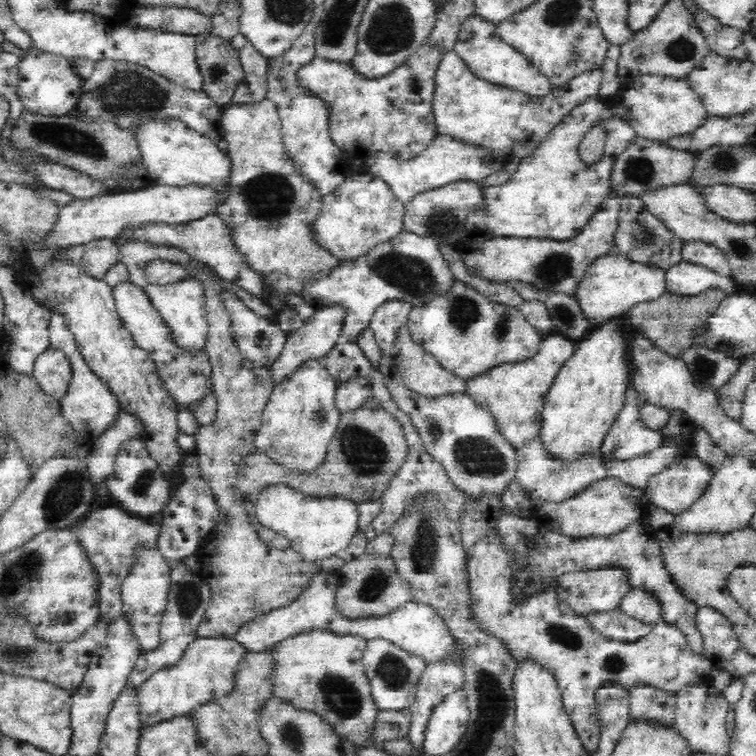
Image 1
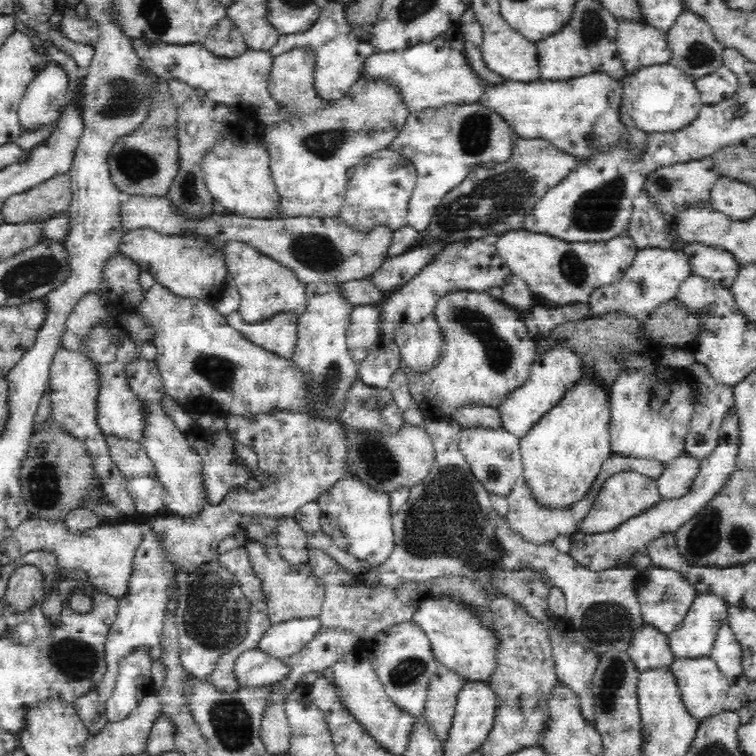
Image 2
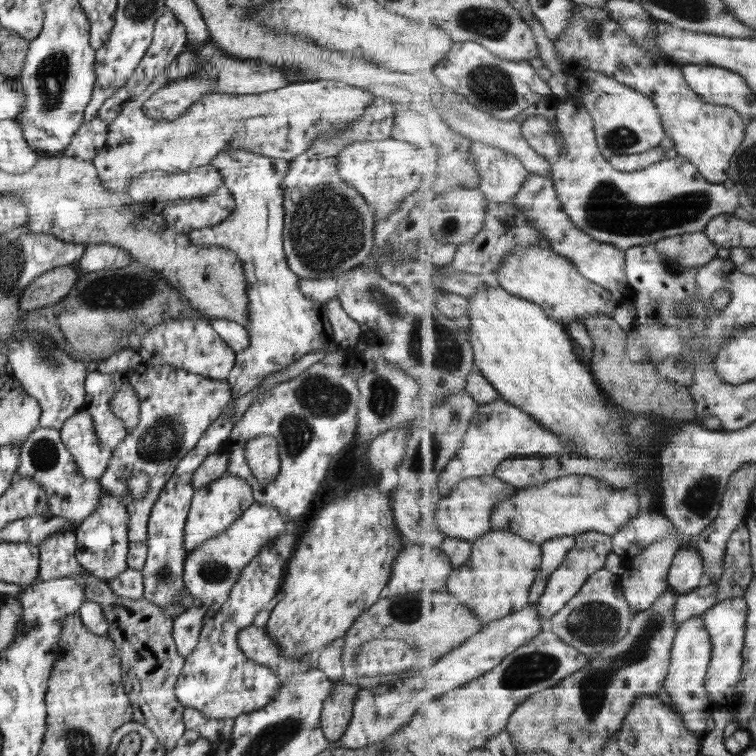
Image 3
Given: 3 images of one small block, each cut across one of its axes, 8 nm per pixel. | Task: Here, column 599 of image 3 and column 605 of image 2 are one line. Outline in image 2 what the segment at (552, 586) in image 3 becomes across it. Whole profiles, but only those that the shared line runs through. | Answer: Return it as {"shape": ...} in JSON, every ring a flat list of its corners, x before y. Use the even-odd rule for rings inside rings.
{"shape":[[733,412,722,422,720,428,720,438,718,446,705,459,701,459,701,468,693,478,689,491,670,500,660,499,652,507,646,508,636,516,625,519,616,527,606,532,596,532,586,535,585,533,574,531,570,537,570,548,566,554,573,560,574,564,583,566,592,572,604,572,612,568,628,567,636,560,638,554,643,554,644,550,659,540,663,535,673,533,686,520,694,516,703,506,716,496,717,492,724,486,731,472,731,462,735,453,735,418]]}

